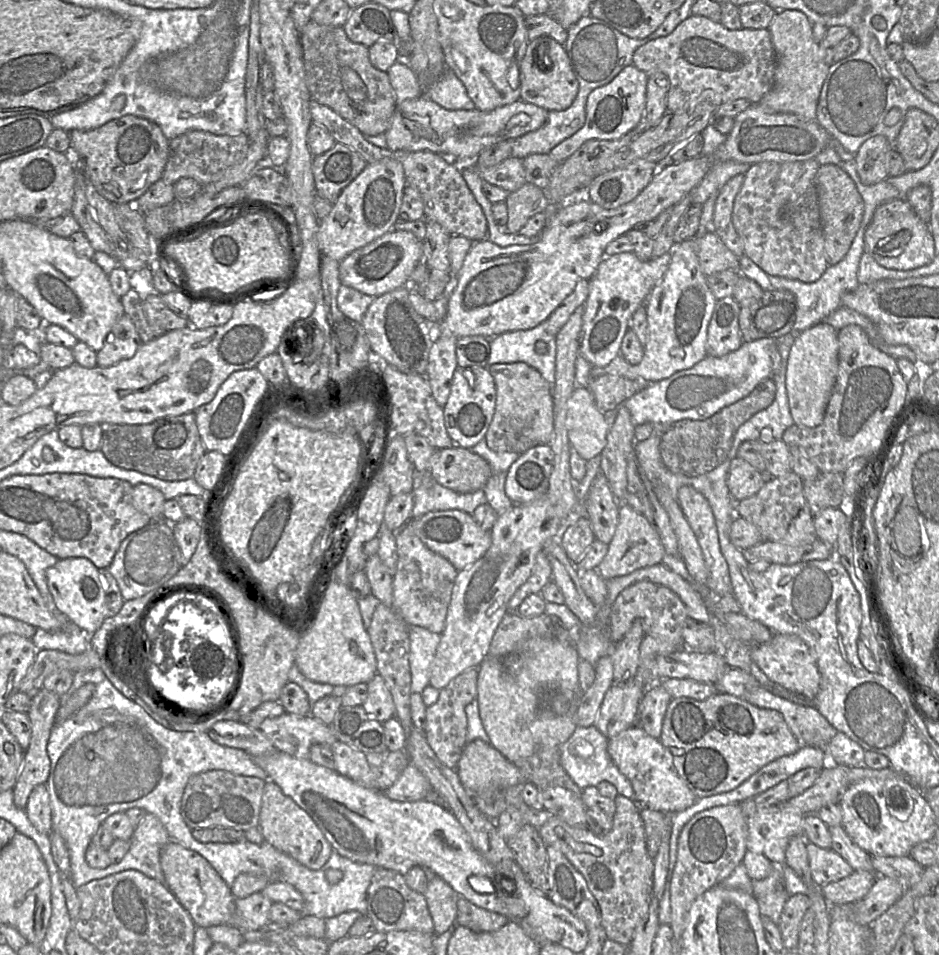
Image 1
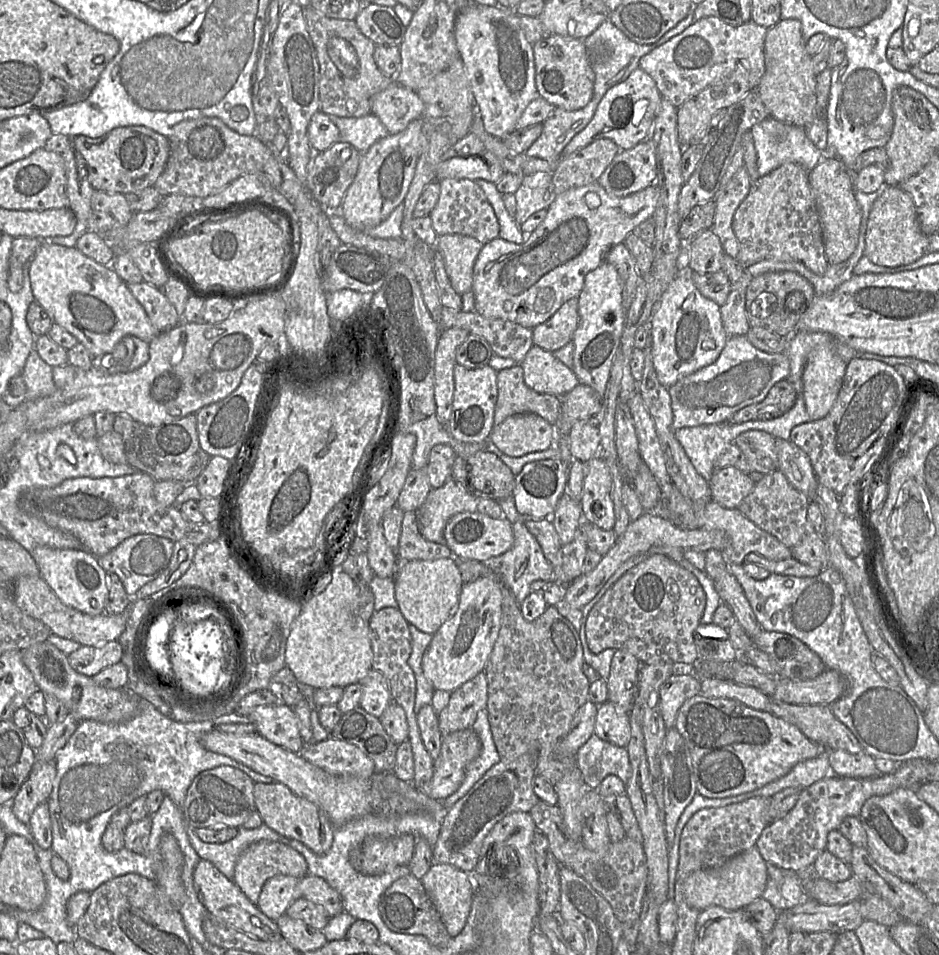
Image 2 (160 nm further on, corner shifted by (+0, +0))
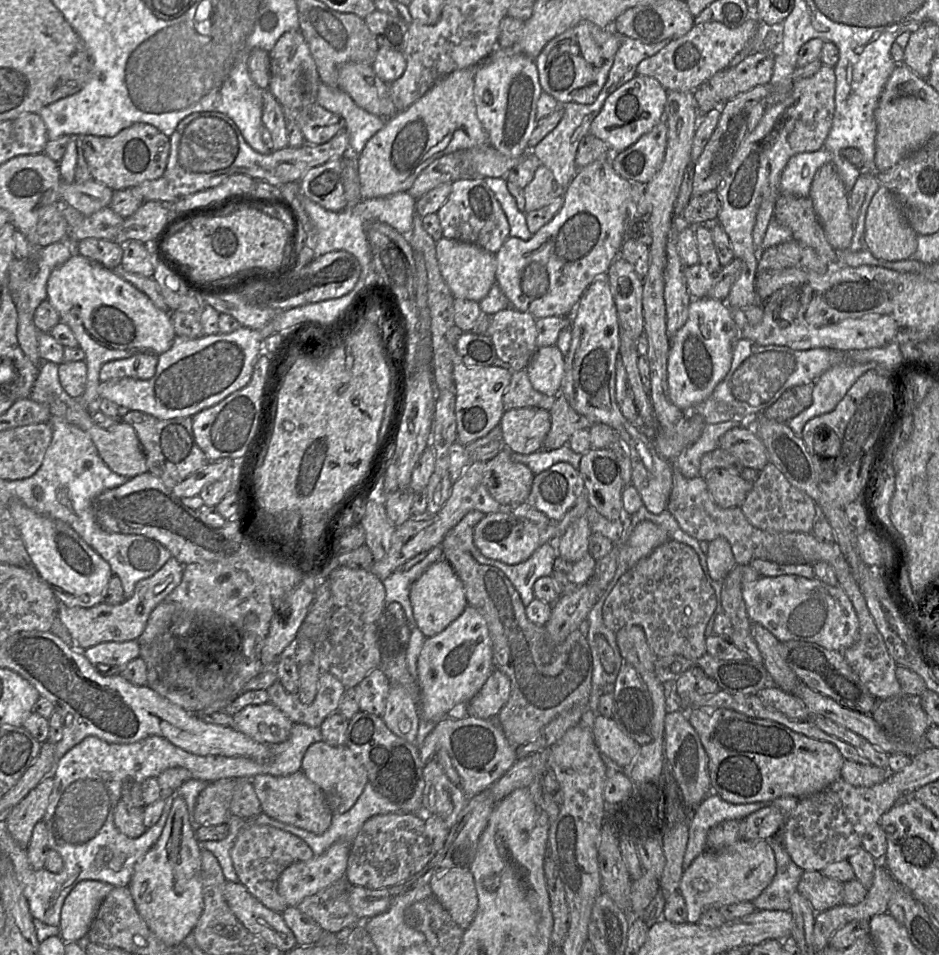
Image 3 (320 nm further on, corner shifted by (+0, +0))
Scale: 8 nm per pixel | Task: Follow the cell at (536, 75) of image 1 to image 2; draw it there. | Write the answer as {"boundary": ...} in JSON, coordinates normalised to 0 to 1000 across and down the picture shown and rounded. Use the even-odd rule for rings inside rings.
{"boundary":[[[581,36],[568,46],[570,88],[573,101],[604,116],[623,112],[632,102],[634,77],[620,41]]]}

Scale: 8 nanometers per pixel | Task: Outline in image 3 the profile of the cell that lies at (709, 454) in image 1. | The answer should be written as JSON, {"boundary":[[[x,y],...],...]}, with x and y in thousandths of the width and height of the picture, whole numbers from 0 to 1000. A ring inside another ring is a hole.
{"boundary":[[[867,400],[840,406],[809,435],[830,442],[838,442],[865,423],[866,407]]]}

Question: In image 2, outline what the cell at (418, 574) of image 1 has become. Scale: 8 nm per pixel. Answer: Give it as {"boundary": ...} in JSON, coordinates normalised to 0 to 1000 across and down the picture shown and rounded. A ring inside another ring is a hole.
{"boundary":[[[443,535],[430,536],[423,575],[425,586],[464,586],[479,584],[482,579],[476,571],[453,564],[445,554]]]}

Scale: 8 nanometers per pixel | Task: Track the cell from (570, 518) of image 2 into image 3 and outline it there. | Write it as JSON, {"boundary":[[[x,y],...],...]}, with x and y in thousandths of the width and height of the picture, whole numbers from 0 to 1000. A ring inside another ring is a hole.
{"boundary":[[[623,540],[613,543],[590,569],[595,583],[606,588],[613,588],[627,579],[627,565],[630,559]]]}

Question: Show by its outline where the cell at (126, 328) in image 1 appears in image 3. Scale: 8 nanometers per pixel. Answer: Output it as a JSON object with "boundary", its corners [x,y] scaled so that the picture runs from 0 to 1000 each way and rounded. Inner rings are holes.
{"boundary":[[[146,370],[137,375],[113,379],[105,391],[106,400],[129,396],[160,397],[166,390],[168,373],[163,370]]]}

